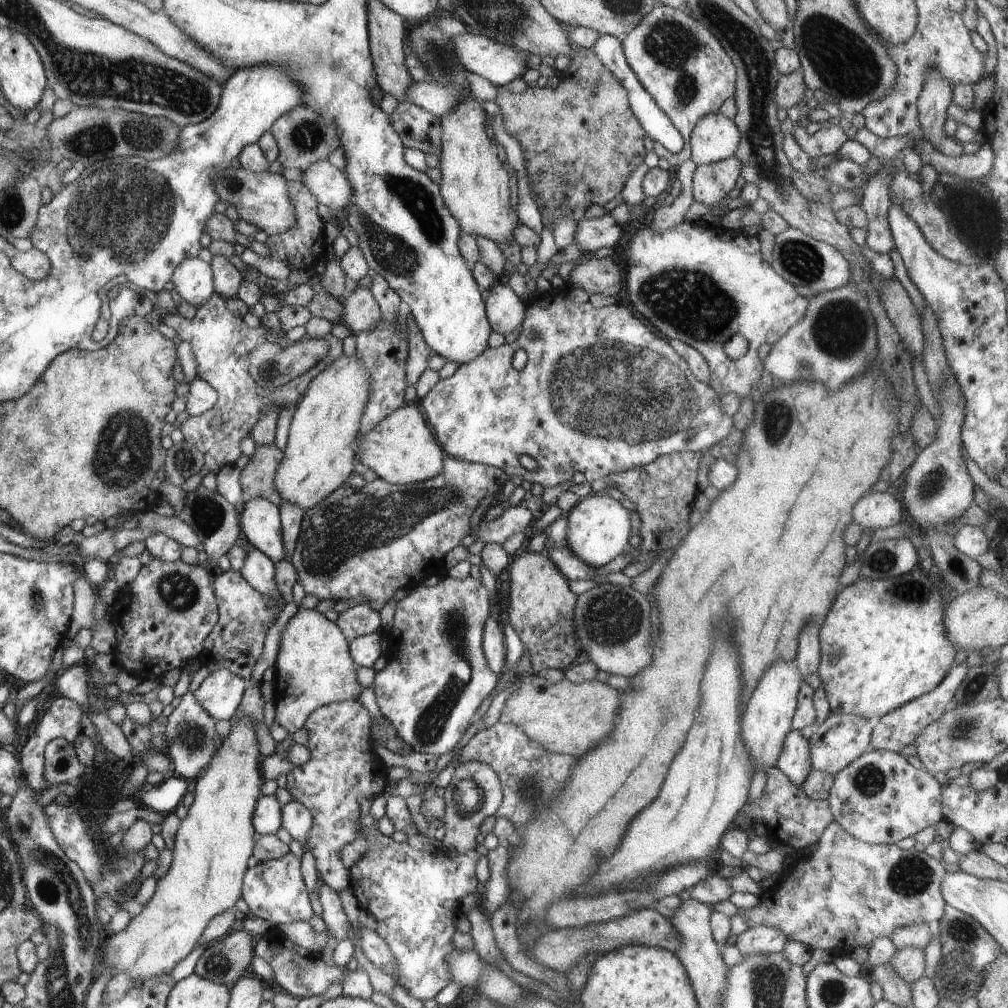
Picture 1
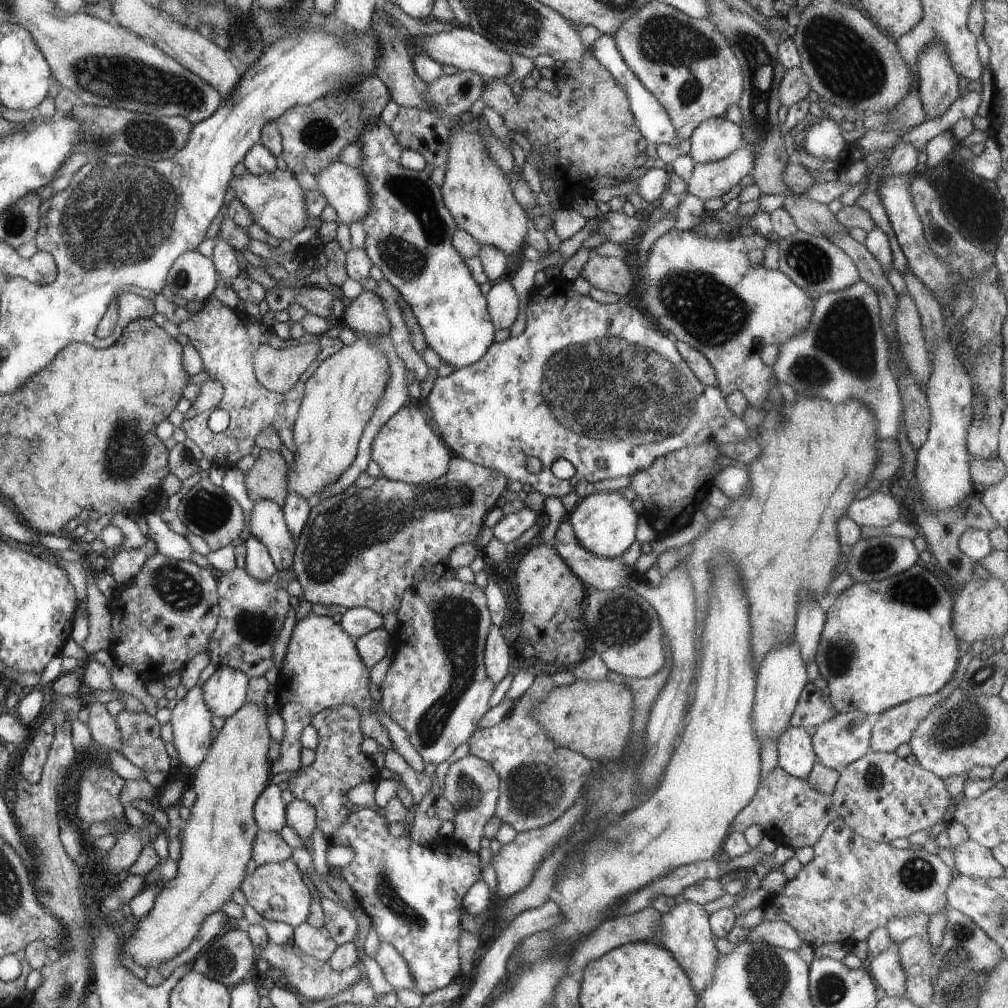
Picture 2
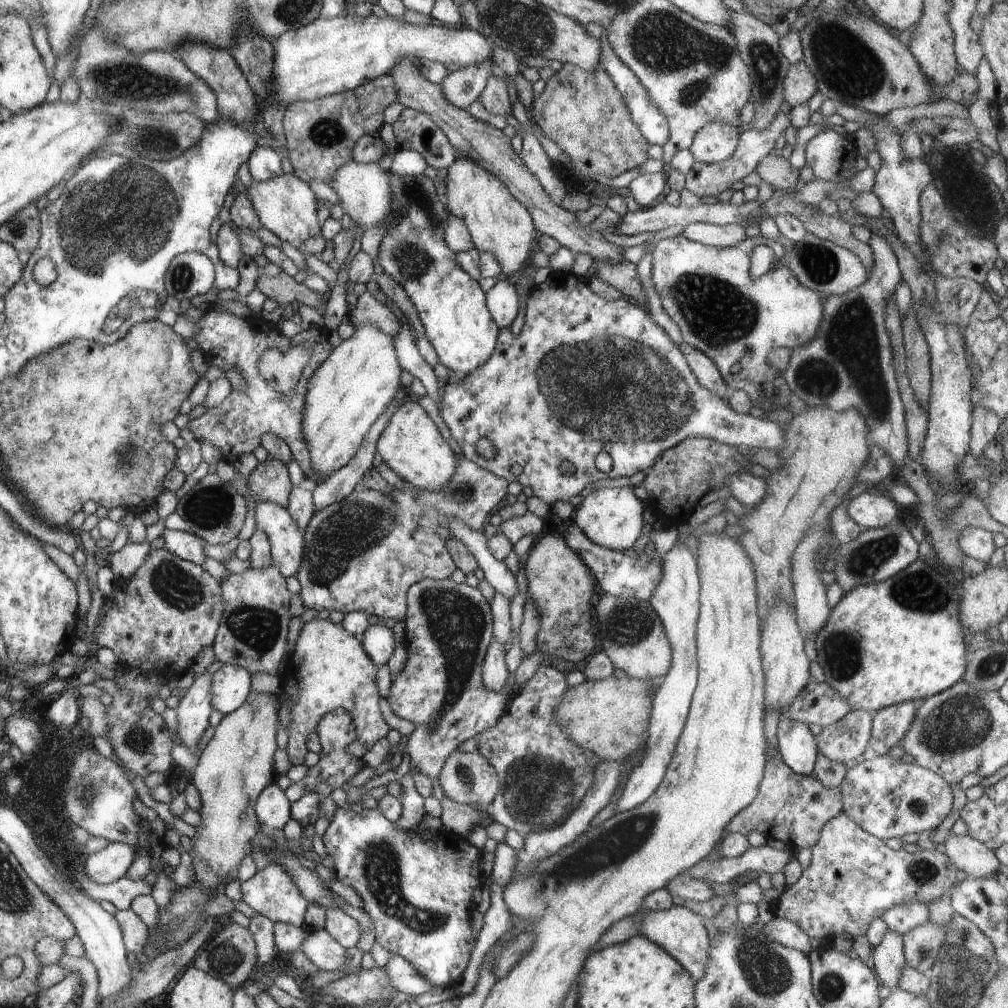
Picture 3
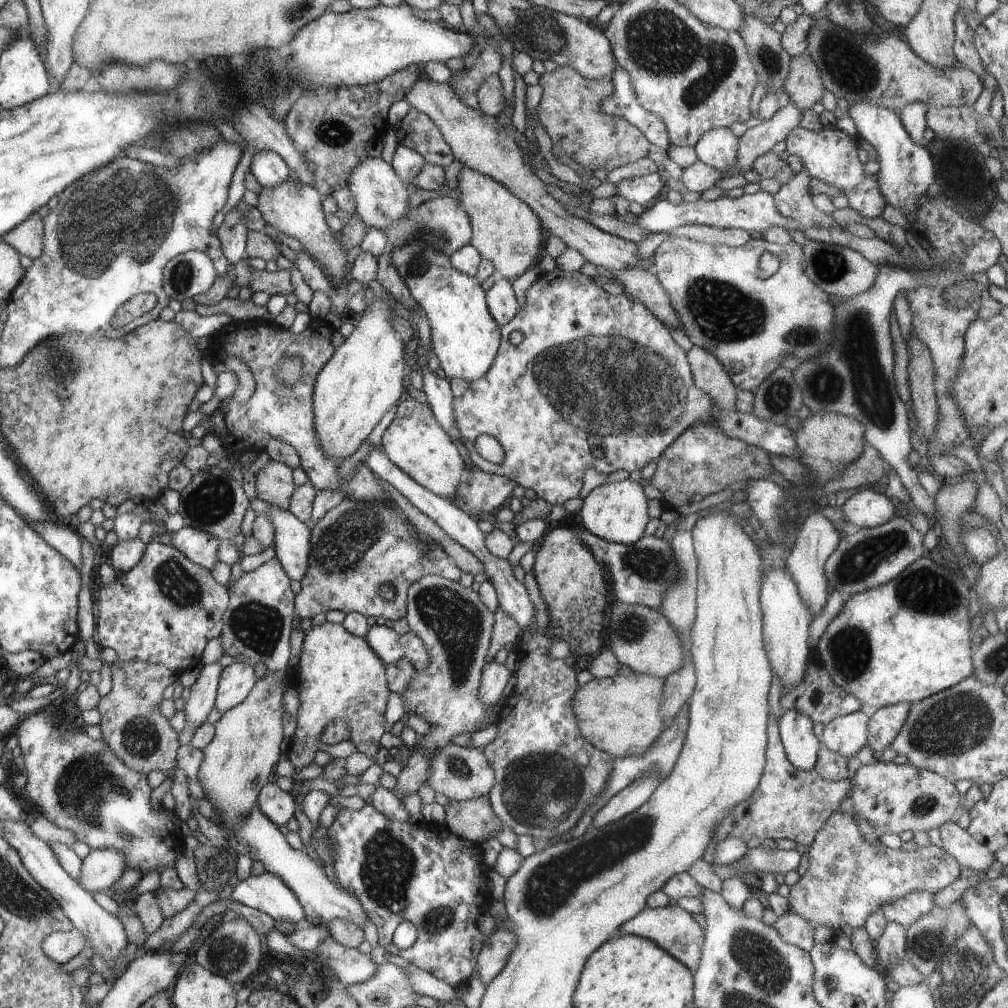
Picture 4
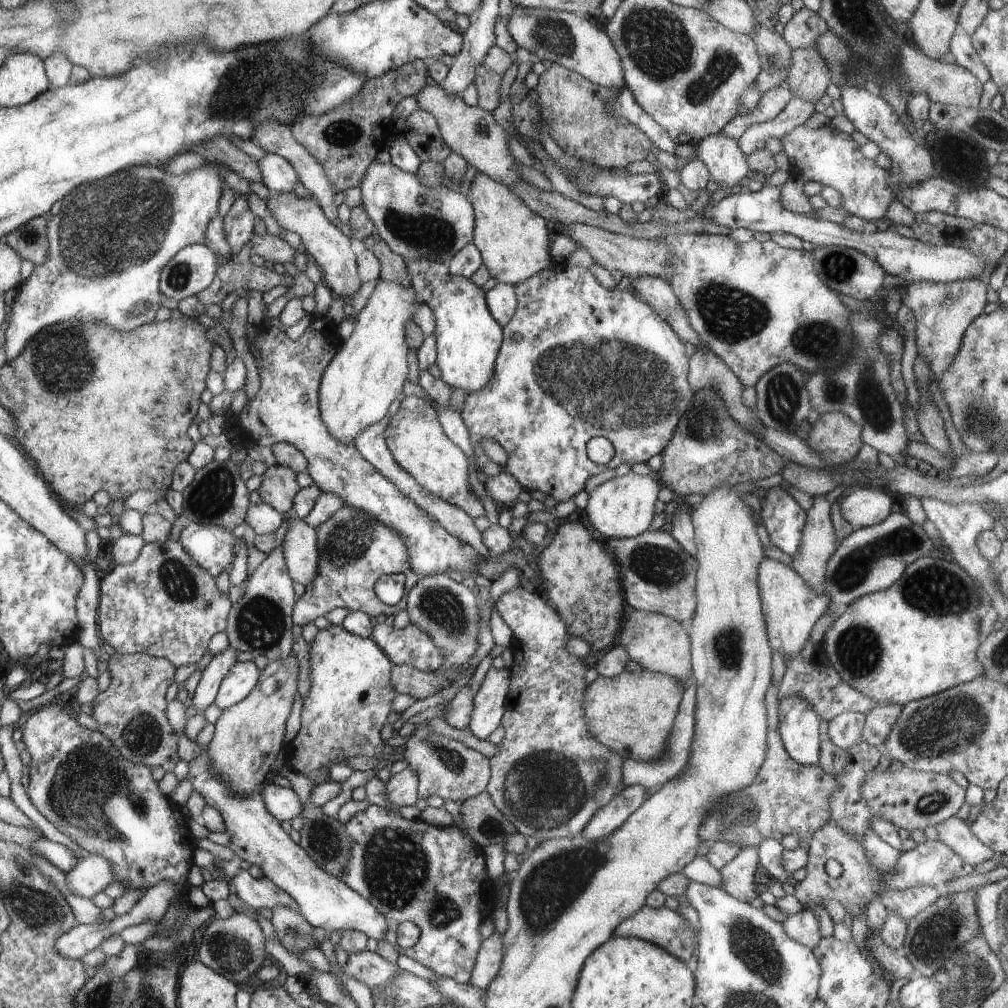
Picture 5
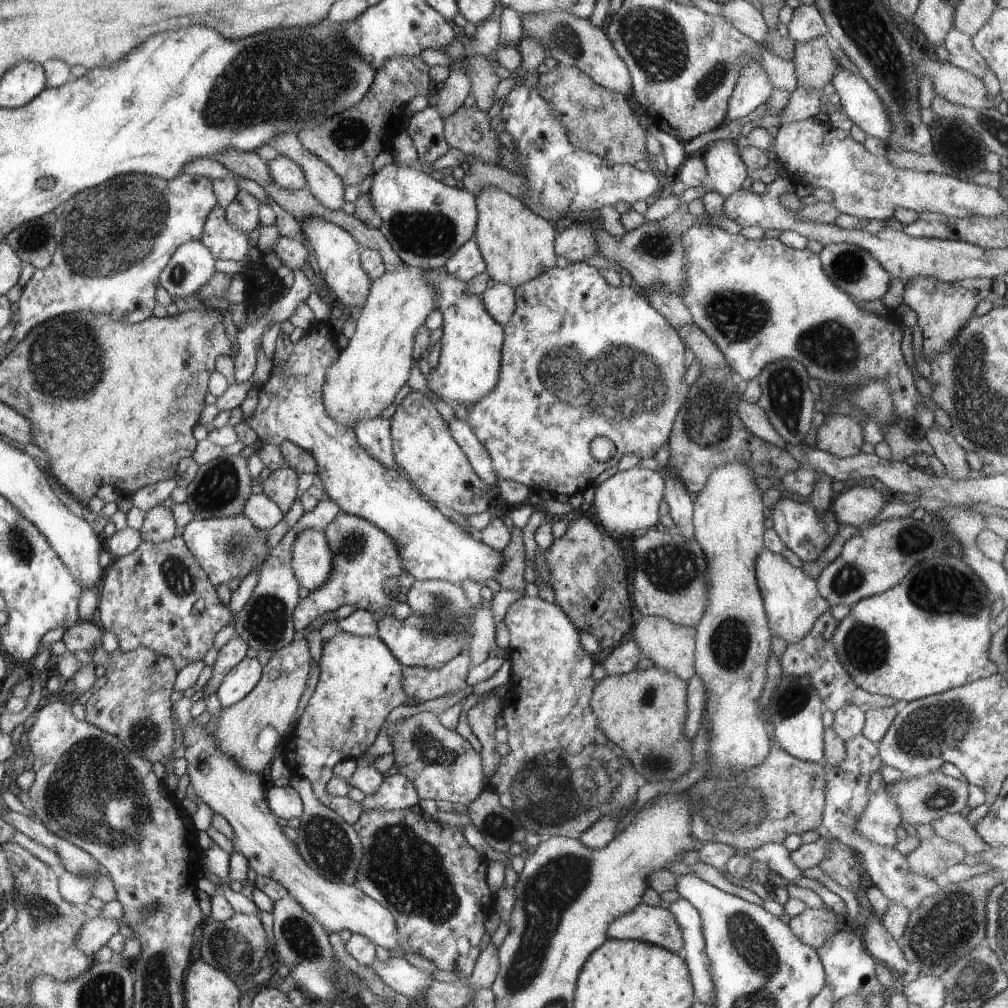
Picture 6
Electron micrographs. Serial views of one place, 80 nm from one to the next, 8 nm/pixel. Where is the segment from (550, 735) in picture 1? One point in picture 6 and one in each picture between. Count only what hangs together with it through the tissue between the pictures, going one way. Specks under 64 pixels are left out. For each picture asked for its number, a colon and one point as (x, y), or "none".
2: (594, 718)
3: (609, 717)
4: (619, 715)
5: (632, 714)
6: (643, 712)

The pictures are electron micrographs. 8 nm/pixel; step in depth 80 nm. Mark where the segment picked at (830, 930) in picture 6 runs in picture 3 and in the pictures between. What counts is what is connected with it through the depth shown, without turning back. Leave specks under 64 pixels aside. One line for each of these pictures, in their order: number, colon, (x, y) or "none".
3: (784, 932)
4: (795, 930)
5: (803, 926)

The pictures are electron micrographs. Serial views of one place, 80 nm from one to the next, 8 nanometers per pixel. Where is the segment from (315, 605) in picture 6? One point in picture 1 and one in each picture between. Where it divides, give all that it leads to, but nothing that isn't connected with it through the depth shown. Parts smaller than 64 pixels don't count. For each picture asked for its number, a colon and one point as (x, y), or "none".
1: (370, 542)
2: (364, 547)
3: (363, 553)
4: (356, 547)
5: (355, 549)

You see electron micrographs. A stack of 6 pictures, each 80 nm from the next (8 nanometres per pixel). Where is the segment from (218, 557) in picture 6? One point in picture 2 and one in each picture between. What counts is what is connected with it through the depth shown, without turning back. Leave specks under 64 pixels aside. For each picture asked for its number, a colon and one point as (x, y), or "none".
2: (169, 544)
3: (187, 546)
4: (200, 547)
5: (213, 548)

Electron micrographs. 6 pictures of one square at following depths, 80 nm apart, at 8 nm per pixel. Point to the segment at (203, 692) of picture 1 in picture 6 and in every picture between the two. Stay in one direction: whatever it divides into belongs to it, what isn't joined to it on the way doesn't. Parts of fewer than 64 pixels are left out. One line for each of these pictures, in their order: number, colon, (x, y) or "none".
2: (224, 692)
3: (231, 685)
4: (237, 680)
5: (242, 678)
6: (243, 678)

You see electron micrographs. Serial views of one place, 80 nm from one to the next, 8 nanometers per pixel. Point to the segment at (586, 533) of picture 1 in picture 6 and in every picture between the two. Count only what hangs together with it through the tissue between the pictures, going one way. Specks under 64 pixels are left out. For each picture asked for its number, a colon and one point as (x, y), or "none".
2: (605, 524)
3: (612, 518)
4: (617, 512)
5: (623, 507)
6: (628, 501)

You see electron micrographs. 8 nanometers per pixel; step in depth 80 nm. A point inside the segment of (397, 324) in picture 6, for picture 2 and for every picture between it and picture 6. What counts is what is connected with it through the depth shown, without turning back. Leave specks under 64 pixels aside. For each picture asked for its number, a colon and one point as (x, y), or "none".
2: (340, 397)
3: (347, 393)
4: (364, 378)
5: (367, 374)

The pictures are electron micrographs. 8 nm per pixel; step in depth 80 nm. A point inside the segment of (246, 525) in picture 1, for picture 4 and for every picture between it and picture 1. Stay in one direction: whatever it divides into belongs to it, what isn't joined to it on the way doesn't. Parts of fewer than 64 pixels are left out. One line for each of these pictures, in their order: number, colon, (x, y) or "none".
2: (267, 523)
3: (286, 540)
4: (291, 538)

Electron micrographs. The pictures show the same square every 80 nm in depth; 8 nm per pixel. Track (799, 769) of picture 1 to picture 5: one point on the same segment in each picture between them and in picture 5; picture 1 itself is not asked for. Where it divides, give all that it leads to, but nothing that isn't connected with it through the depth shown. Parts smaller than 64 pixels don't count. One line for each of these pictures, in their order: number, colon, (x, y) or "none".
2: (796, 756)
3: (797, 747)
4: (801, 745)
5: (799, 726)

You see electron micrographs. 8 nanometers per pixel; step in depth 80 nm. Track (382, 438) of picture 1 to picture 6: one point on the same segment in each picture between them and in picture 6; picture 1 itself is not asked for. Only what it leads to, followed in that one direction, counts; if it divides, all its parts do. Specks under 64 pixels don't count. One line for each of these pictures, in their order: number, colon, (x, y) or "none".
2: (407, 448)
3: (411, 446)
4: (414, 441)
5: (414, 435)
6: (423, 447)

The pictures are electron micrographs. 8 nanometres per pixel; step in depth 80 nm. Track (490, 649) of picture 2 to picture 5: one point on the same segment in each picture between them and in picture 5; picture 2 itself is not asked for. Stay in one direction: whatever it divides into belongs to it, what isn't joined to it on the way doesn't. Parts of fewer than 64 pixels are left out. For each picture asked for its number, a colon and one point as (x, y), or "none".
3: (495, 673)
4: (494, 676)
5: (489, 703)

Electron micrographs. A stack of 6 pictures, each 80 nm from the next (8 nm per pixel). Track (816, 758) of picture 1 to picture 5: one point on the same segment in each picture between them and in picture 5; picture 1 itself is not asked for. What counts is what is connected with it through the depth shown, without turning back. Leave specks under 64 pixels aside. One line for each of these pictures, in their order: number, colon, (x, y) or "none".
2: (844, 738)
3: (846, 741)
4: (847, 734)
5: (845, 730)

